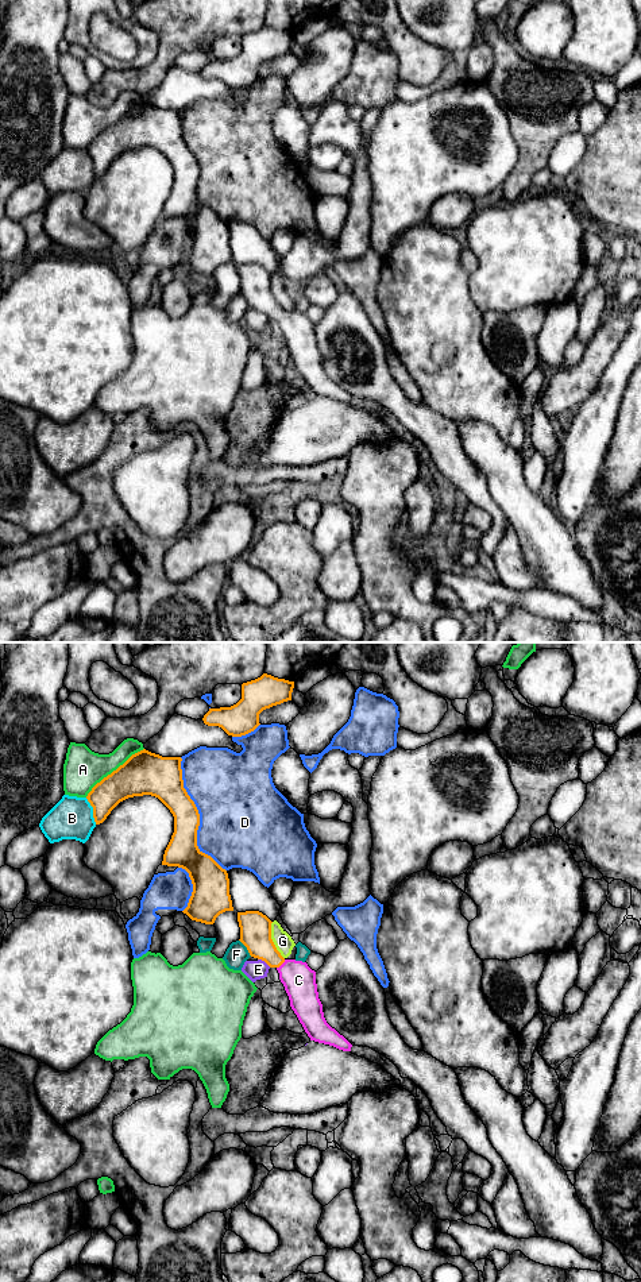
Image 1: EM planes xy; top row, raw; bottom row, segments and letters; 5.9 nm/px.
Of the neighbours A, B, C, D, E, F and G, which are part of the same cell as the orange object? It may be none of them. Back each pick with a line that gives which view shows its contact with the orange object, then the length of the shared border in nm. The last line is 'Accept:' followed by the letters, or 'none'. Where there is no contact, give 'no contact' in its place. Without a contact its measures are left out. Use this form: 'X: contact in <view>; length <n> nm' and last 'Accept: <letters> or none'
C: contact in xy; length 80 nm
Accept: C

